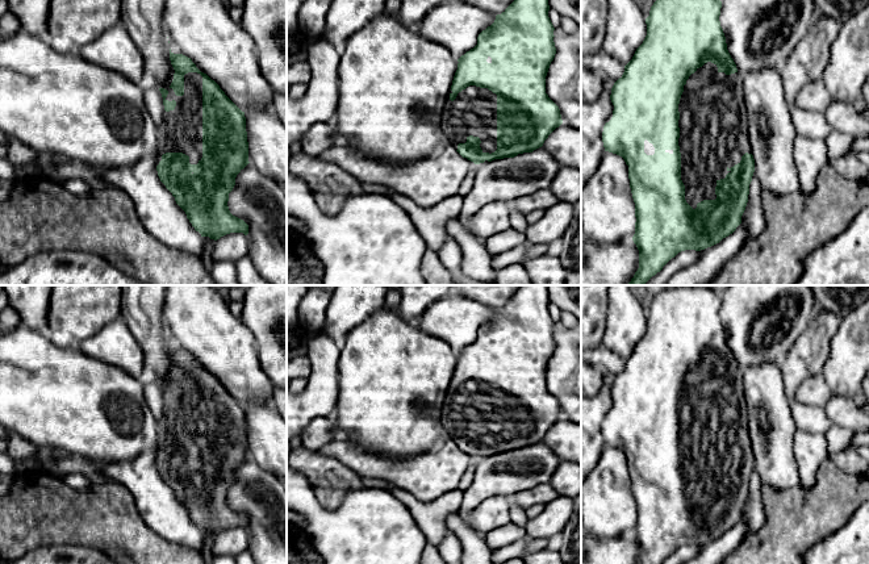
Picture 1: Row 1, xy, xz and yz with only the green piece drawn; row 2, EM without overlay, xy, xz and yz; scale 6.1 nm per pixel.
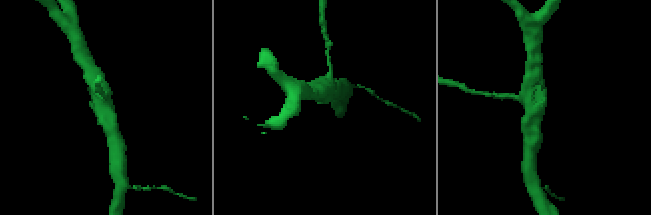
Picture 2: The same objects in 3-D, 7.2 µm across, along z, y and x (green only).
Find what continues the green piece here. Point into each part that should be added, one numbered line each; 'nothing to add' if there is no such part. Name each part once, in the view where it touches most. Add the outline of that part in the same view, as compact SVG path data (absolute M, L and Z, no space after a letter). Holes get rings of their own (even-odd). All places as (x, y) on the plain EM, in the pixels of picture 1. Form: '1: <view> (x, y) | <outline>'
1: yz (714, 429) | M705 358L686 375L678 406L681 475L685 480L685 494L695 504L703 494L715 494L716 476L724 473L745 447L753 448L740 368L726 369L718 365L716 359Z

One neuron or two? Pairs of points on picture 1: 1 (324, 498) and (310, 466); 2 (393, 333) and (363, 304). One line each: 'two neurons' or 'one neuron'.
1: one neuron
2: two neurons

